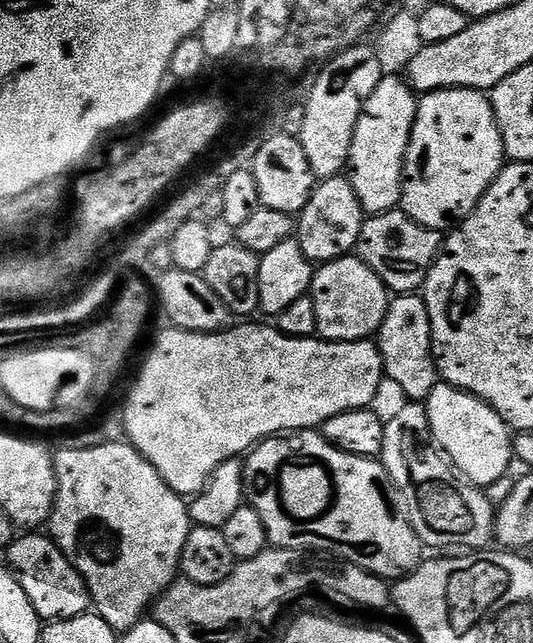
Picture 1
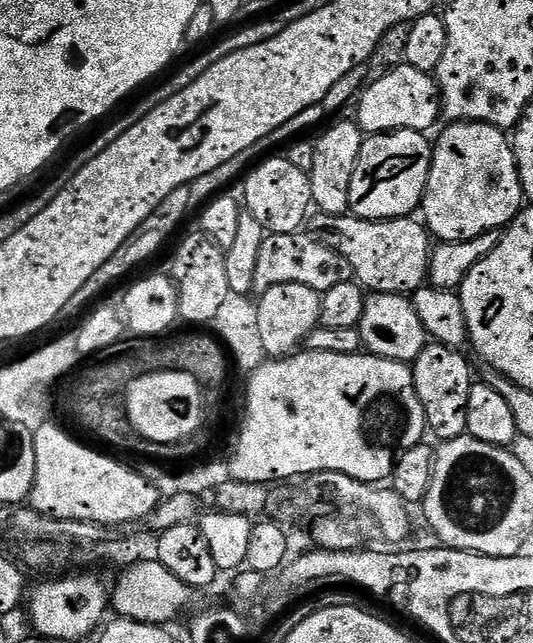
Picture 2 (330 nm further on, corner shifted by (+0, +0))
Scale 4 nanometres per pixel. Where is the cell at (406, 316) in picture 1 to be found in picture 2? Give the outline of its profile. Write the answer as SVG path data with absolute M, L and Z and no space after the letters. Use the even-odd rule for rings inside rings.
M430 342L418 354L416 360L411 361L410 367L414 378L414 390L418 394L418 402L422 402L424 411L424 423L427 431L437 436L437 441L453 440L465 435L468 431L466 426L466 402L470 402L470 390L474 383L472 368L468 365L468 360L464 357L463 351L455 348L447 348L444 344Z

